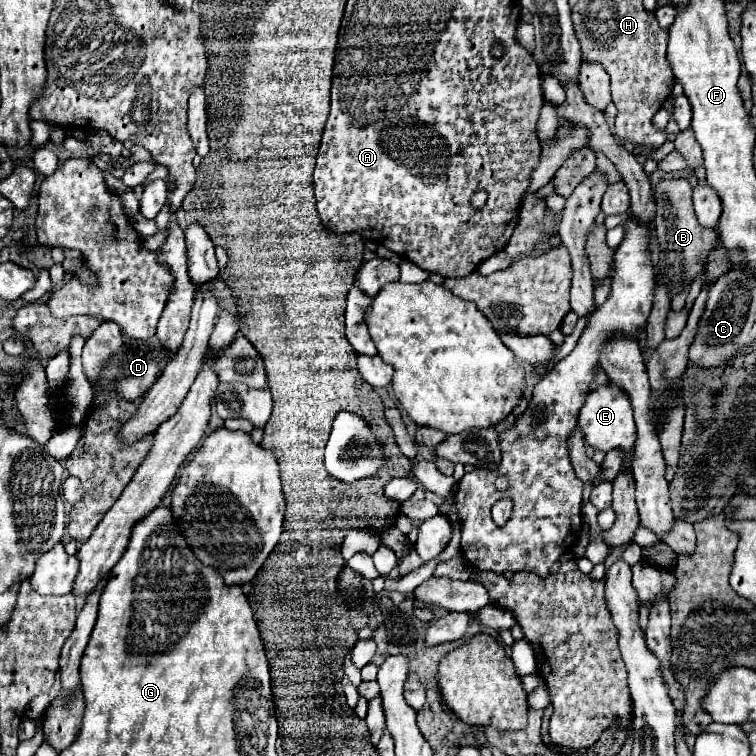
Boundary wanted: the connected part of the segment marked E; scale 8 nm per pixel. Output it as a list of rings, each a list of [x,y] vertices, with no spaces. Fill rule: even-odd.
[[[615,383],[595,387],[587,395],[583,407],[579,409],[579,427],[583,431],[585,443],[591,445],[593,449],[599,449],[603,453],[609,453],[613,449],[621,449],[623,451],[623,471],[631,469],[631,461],[633,461],[633,453],[635,453],[633,447],[635,447],[635,439],[637,439],[637,427],[635,427],[631,399],[621,387],[617,387]]]

